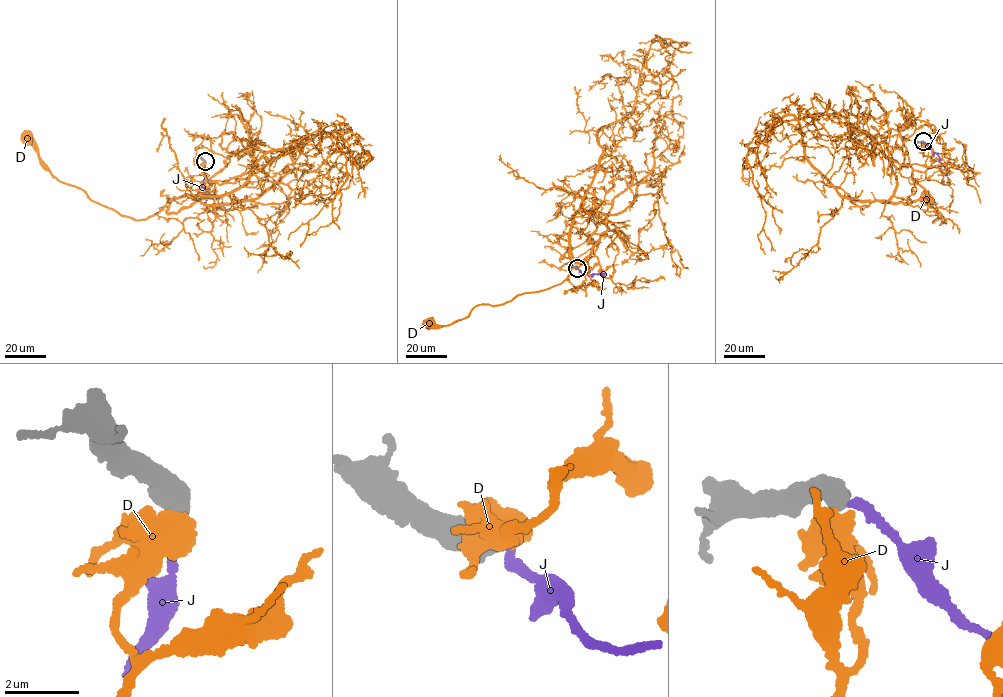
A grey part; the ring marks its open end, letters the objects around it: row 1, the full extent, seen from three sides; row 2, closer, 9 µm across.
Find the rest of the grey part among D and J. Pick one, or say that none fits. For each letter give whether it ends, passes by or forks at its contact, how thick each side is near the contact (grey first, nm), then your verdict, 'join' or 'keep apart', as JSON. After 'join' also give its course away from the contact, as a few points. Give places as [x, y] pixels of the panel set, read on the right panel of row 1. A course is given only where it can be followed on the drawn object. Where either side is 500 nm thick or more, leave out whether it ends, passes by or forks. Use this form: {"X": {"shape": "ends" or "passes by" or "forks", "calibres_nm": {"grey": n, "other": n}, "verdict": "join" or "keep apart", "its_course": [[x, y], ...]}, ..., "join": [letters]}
{"D": {"calibres_nm": {"grey": 650, "other": 700}, "verdict": "keep apart"}, "J": {"calibres_nm": {"grey": 550, "other": 260}, "verdict": "keep apart"}, "join": []}

